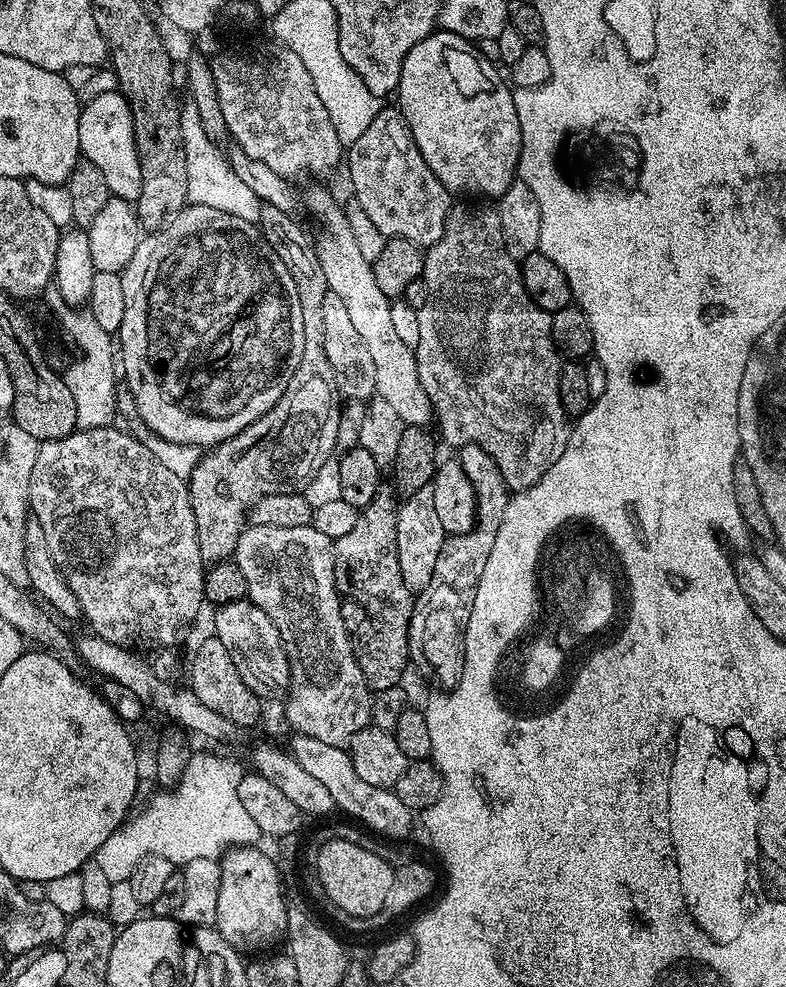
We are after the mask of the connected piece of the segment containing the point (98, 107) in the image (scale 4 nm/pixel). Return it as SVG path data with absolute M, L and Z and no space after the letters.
M110 91L87 101L79 116L78 138L81 155L91 161L106 179L109 193L120 200L134 202L142 190L142 170L131 108L120 91Z

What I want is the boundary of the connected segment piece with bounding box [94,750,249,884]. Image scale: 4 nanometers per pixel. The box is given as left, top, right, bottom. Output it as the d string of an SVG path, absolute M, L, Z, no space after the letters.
M193 751L175 788L157 791L145 812L137 811L114 834L110 834L102 846L98 846L94 861L114 884L131 881L137 864L148 856L166 858L174 866L189 864L194 862L194 858L215 860L223 856L230 841L227 834L220 831L232 823L249 823L246 810L242 810L242 802L238 802L238 782L245 774L239 762L228 756Z

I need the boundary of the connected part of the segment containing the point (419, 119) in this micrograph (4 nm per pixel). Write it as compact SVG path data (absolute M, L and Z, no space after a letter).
M434 30L422 38L402 62L398 111L408 123L422 158L426 158L426 166L434 170L438 182L442 182L449 193L465 192L468 198L498 198L518 176L520 127L509 81L505 77L504 81L500 77L501 69L495 63L492 65L476 48L479 47L473 41L443 30Z

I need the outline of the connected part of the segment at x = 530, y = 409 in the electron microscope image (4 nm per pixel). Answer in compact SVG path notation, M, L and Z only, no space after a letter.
M476 202L464 203L468 204L457 203L448 211L446 226L442 230L442 238L438 238L438 242L434 242L432 247L424 252L422 279L425 286L428 287L428 293L426 294L425 305L418 311L418 346L414 350L416 365L418 366L418 378L422 390L426 390L432 403L434 428L439 439L441 441L444 439L446 443L453 444L453 449L456 450L459 450L464 444L479 444L494 458L508 489L517 493L537 484L542 478L542 474L546 474L549 466L559 458L562 450L566 450L568 445L570 417L564 411L560 401L562 356L552 337L553 313L539 308L530 298L530 294L526 294L524 284L520 281L520 264L504 248L499 211L492 209L491 212L488 208L479 208L476 205L479 203Z

